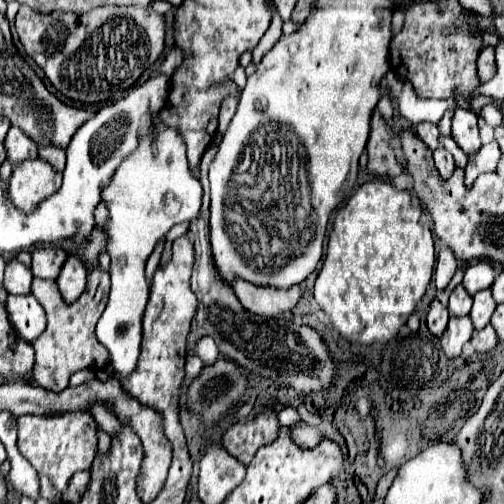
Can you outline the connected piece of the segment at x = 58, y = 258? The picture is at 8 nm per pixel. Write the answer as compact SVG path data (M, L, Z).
M41 247L33 251L33 275L41 279L55 281L59 277L59 271L67 259L67 253L59 247Z

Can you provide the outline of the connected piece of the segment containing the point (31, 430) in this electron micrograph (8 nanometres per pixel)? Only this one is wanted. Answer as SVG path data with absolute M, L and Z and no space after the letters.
M69 411L61 417L51 415L21 415L19 417L19 451L35 467L37 473L47 475L63 493L67 479L77 471L87 471L97 455L97 425L87 411Z

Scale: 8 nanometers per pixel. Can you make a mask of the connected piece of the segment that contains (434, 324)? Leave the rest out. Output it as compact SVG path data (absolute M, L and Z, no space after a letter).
M433 299L431 303L431 311L429 311L429 317L427 317L427 327L433 335L441 335L447 327L447 319L449 319L449 311L447 307L443 307L437 299Z

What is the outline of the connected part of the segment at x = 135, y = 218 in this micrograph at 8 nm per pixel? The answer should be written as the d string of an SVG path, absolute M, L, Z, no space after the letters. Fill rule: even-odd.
M153 113L151 123L151 133L141 137L139 147L121 161L111 183L101 191L101 203L105 203L109 211L103 233L107 235L105 249L111 257L111 295L95 333L97 341L109 351L109 363L115 373L135 369L141 353L141 319L149 301L149 281L145 277L147 259L165 237L165 229L197 217L203 197L199 179L189 171L181 133L165 125L157 113Z

